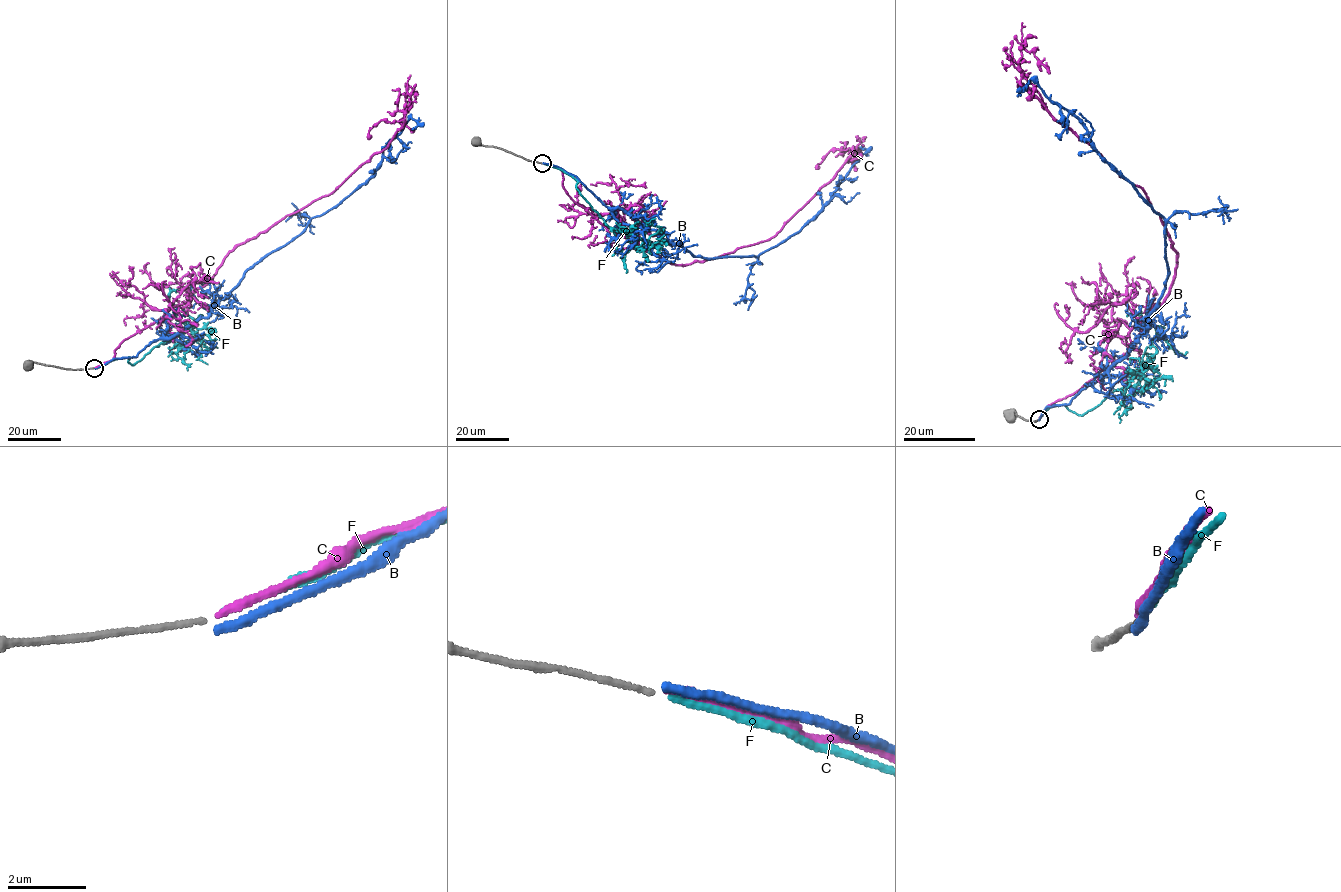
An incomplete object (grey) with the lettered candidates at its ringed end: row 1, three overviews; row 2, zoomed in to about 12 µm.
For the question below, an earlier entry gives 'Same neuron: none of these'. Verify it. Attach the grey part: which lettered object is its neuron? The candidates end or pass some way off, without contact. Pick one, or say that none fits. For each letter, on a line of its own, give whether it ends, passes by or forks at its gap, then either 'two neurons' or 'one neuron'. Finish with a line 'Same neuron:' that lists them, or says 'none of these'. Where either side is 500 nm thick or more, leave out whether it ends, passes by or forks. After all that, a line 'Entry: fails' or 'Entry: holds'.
B: it ends there; two neurons
C: it ends there; two neurons
F: it ends there; two neurons
Same neuron: none of these
Entry: holds

